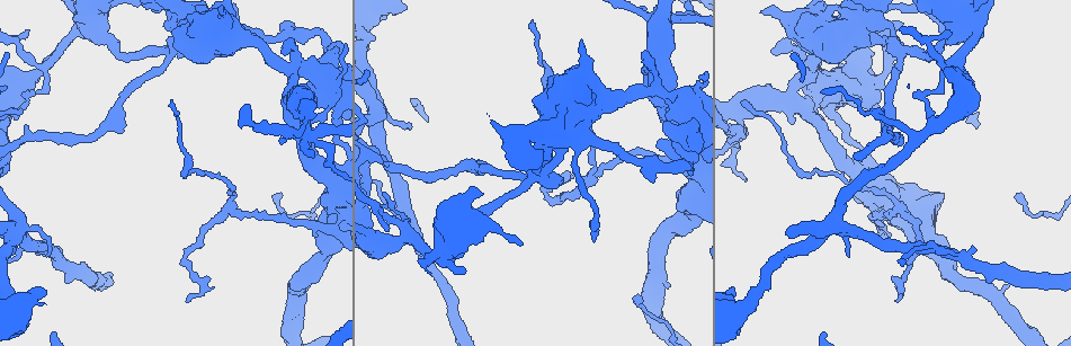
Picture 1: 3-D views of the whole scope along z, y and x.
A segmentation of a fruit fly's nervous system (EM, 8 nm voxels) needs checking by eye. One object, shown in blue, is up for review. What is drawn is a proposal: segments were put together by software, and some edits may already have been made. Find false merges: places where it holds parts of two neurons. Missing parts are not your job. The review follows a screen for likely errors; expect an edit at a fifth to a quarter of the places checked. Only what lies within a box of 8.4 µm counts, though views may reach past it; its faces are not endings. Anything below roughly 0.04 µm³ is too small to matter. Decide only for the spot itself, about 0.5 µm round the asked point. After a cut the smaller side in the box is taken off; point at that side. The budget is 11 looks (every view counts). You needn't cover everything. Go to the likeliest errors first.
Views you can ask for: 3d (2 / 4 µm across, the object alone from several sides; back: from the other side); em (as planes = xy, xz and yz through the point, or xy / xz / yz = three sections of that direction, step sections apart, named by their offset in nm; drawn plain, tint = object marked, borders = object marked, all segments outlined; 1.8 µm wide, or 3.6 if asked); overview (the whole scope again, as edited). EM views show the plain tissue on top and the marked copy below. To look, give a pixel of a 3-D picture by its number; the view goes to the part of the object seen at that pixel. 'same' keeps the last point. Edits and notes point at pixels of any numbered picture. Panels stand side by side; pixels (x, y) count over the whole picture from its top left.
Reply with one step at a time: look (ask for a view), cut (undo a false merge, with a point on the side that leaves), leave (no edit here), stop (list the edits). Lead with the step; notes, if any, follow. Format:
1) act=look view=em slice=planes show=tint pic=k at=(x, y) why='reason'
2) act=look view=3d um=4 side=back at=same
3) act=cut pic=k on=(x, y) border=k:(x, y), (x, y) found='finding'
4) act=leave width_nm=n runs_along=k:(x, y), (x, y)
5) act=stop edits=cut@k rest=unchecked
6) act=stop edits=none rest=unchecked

act=look view=3d um=2 pic=1 at=(928, 247) why='thick turns thin'

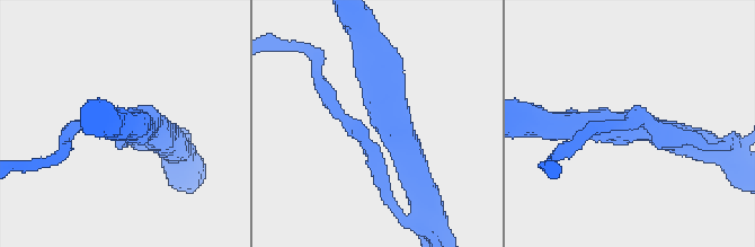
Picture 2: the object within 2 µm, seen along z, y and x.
act=look view=em slice=planes show=tint pic=2 at=(391, 129) arms=3 why='now the EM'

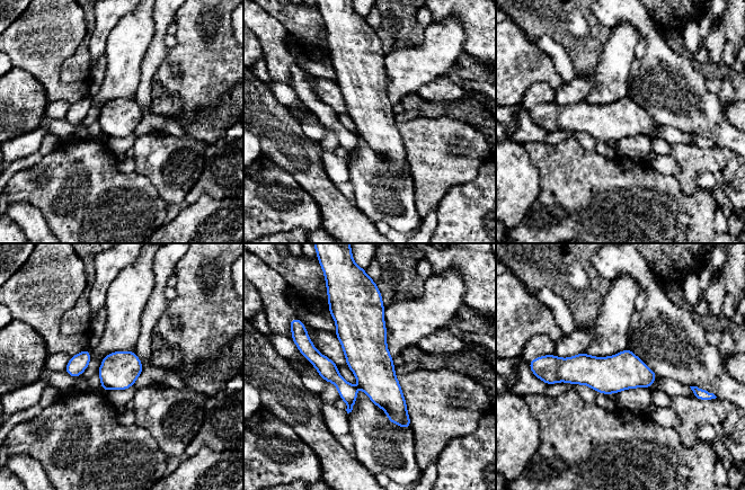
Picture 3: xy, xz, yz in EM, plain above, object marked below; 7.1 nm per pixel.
act=leave runs_along=3:(364, 302), (366, 355), (407, 425) found='one neuron here'

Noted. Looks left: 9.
act=look view=em slice=planes show=tint pic=1 at=(307, 130) why='arms run side by side'

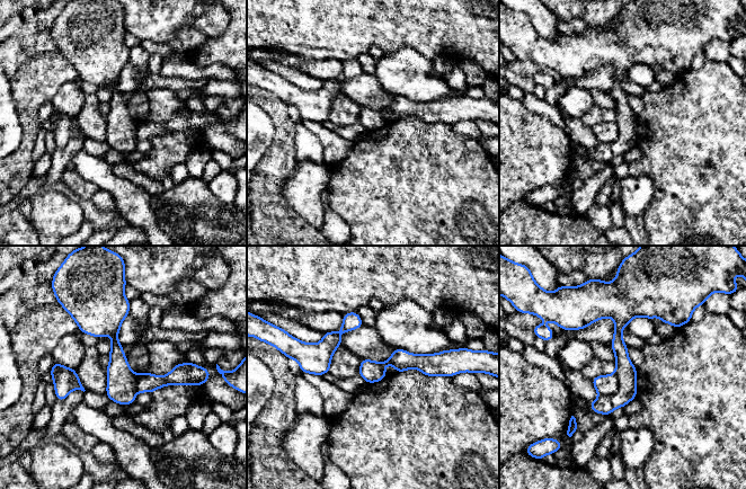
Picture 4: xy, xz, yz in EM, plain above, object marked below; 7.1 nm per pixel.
act=leave found='continuous, no second neuron'

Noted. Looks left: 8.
act=look view=em slice=planes show=tint pic=1 at=(294, 70) why='calibre changes'

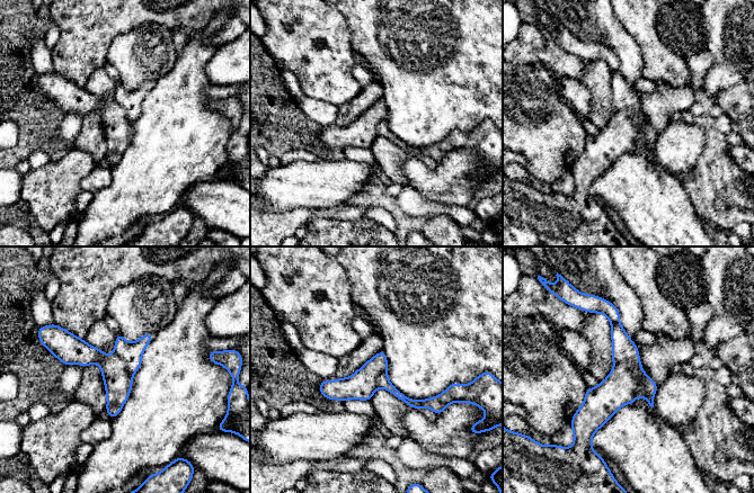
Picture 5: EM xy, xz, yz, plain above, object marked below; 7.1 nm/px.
act=cut pic=5 on=(623, 349) width_nm=200 border=5:(614, 365), (629, 361), (640, 375) found='two neurons meet here'

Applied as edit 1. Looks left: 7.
act=look view=3d um=4 pic=1 at=(441, 250) why='four or more arms meet'

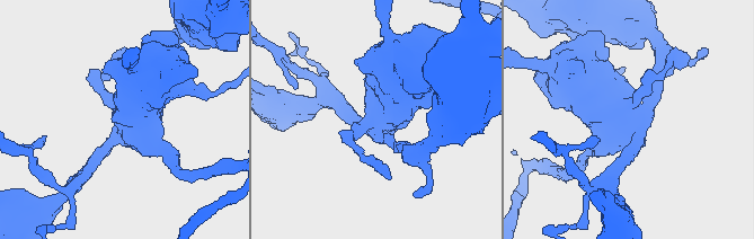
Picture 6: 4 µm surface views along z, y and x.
act=look view=em slice=xz step=16 show=tint pic=6 at=(630, 110) why='shape alone is not enough'

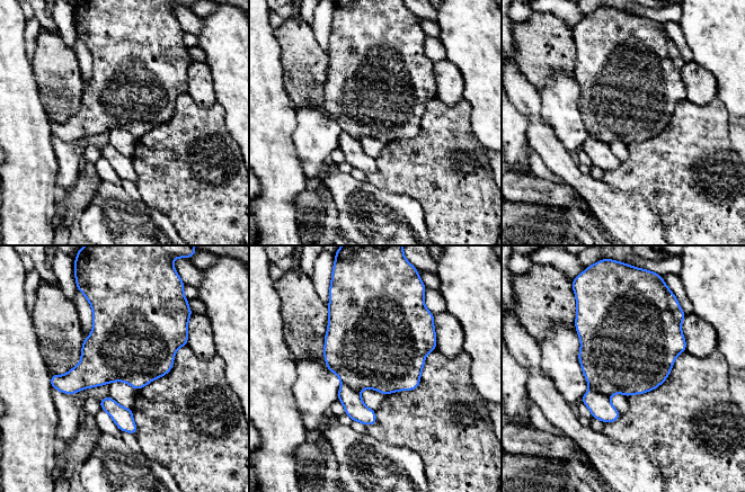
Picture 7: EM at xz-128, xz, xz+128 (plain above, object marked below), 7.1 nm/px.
act=look view=em slice=planes show=tint at=same

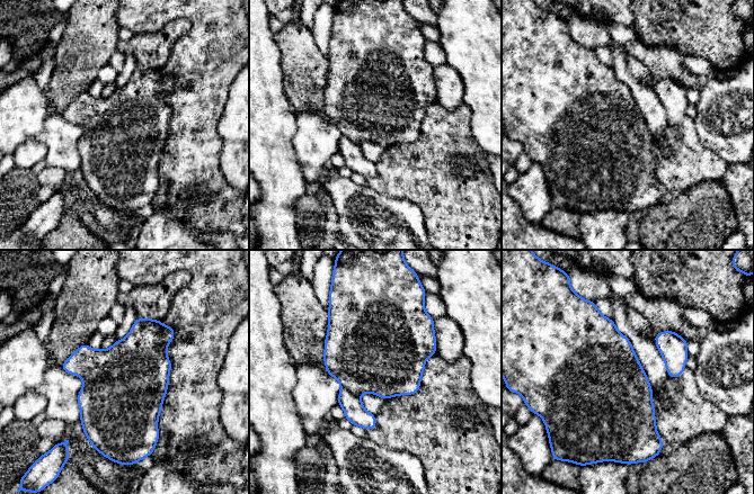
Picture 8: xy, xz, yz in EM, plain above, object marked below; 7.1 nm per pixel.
act=leave width_nm=550 found='continuous, no second neuron'

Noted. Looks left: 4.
act=stop edits=cut@5 rest=unchecked

